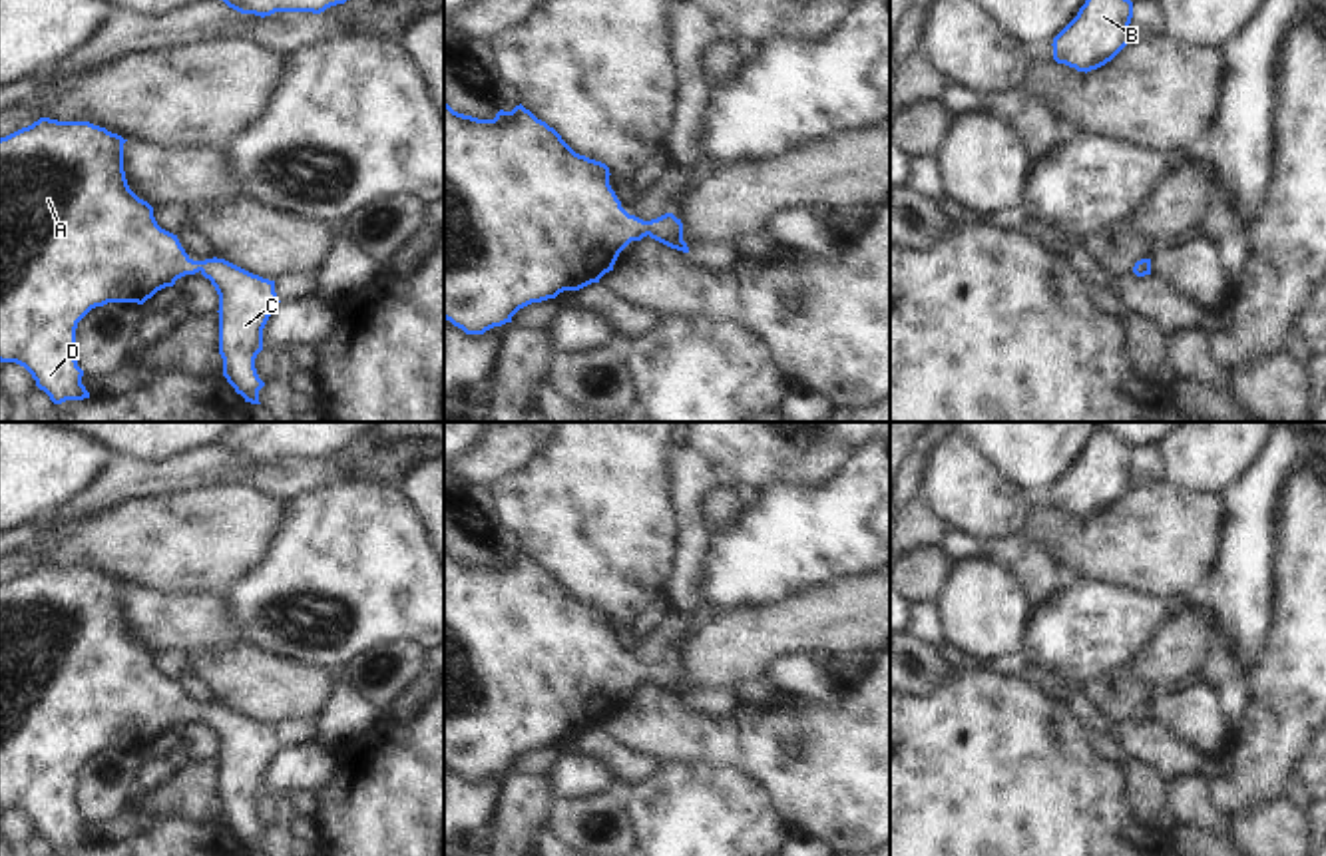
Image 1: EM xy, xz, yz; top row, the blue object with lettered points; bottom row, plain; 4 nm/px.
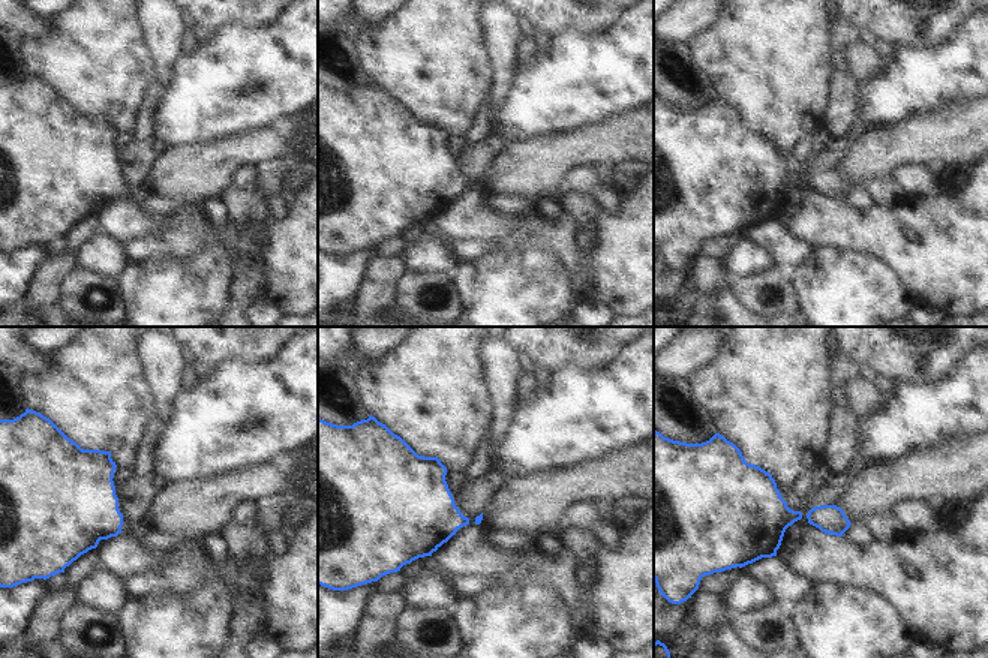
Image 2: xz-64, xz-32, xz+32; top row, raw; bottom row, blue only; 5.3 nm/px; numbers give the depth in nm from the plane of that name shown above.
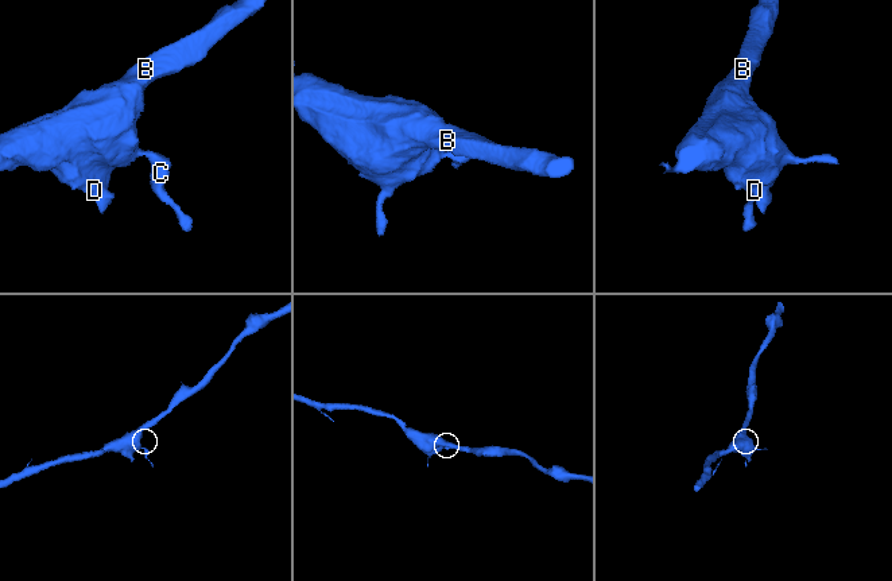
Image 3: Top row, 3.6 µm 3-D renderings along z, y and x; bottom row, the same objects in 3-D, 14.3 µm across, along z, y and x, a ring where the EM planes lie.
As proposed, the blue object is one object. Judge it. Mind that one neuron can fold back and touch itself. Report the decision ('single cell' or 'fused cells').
single cell

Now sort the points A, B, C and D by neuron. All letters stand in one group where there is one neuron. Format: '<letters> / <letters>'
A B C D

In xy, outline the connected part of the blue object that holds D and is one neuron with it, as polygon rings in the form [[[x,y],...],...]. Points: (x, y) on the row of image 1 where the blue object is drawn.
[[[40,117],[6,137],[0,137],[0,362],[24,366],[36,386],[54,404],[90,398],[82,384],[84,370],[76,360],[78,322],[96,307],[108,303],[143,305],[157,291],[173,287],[185,275],[201,273],[219,295],[219,354],[223,376],[245,402],[261,404],[255,358],[263,350],[263,328],[281,303],[275,281],[253,275],[225,259],[193,261],[177,235],[161,229],[153,207],[127,185],[123,171],[123,139],[90,121],[58,121]]]

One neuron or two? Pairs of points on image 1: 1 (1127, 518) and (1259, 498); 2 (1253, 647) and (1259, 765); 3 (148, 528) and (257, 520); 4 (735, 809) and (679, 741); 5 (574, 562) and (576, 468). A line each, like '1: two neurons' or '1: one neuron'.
1: two neurons
2: two neurons
3: one neuron
4: two neurons
5: one neuron

